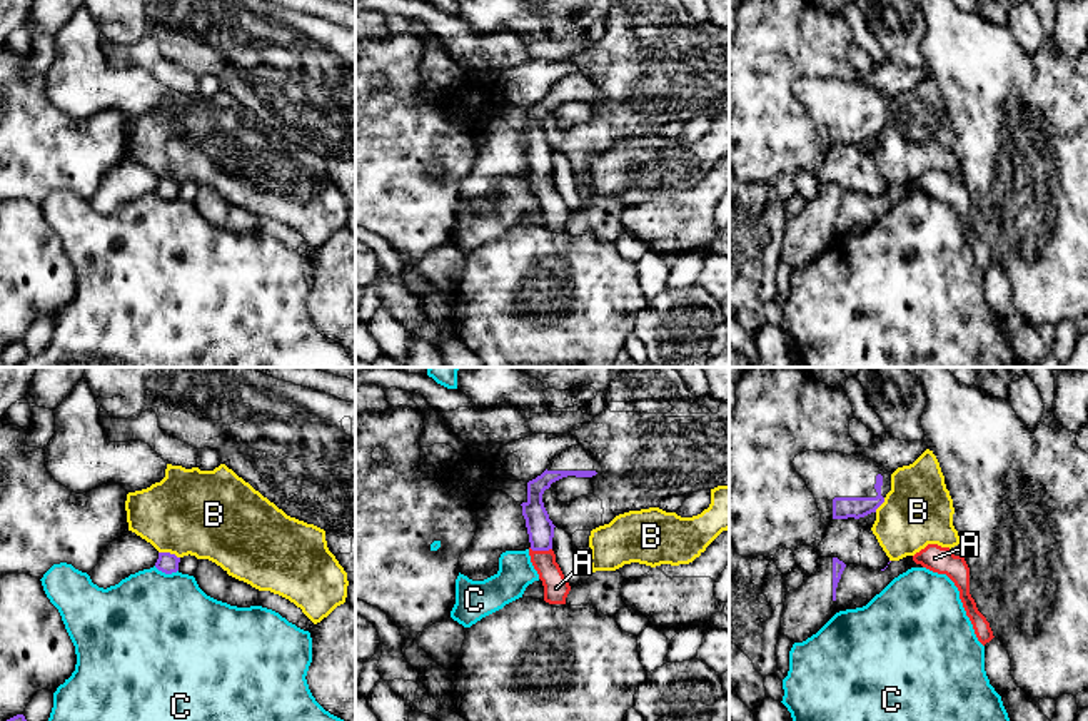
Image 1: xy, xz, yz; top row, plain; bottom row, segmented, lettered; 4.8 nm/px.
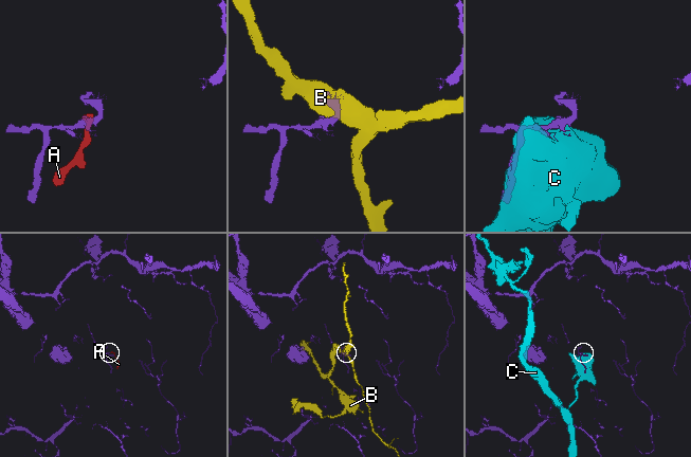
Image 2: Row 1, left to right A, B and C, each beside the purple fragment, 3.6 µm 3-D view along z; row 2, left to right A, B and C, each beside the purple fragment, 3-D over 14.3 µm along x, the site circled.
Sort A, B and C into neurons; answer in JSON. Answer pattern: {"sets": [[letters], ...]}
{"sets": [["A"], ["B"], ["C"]]}

